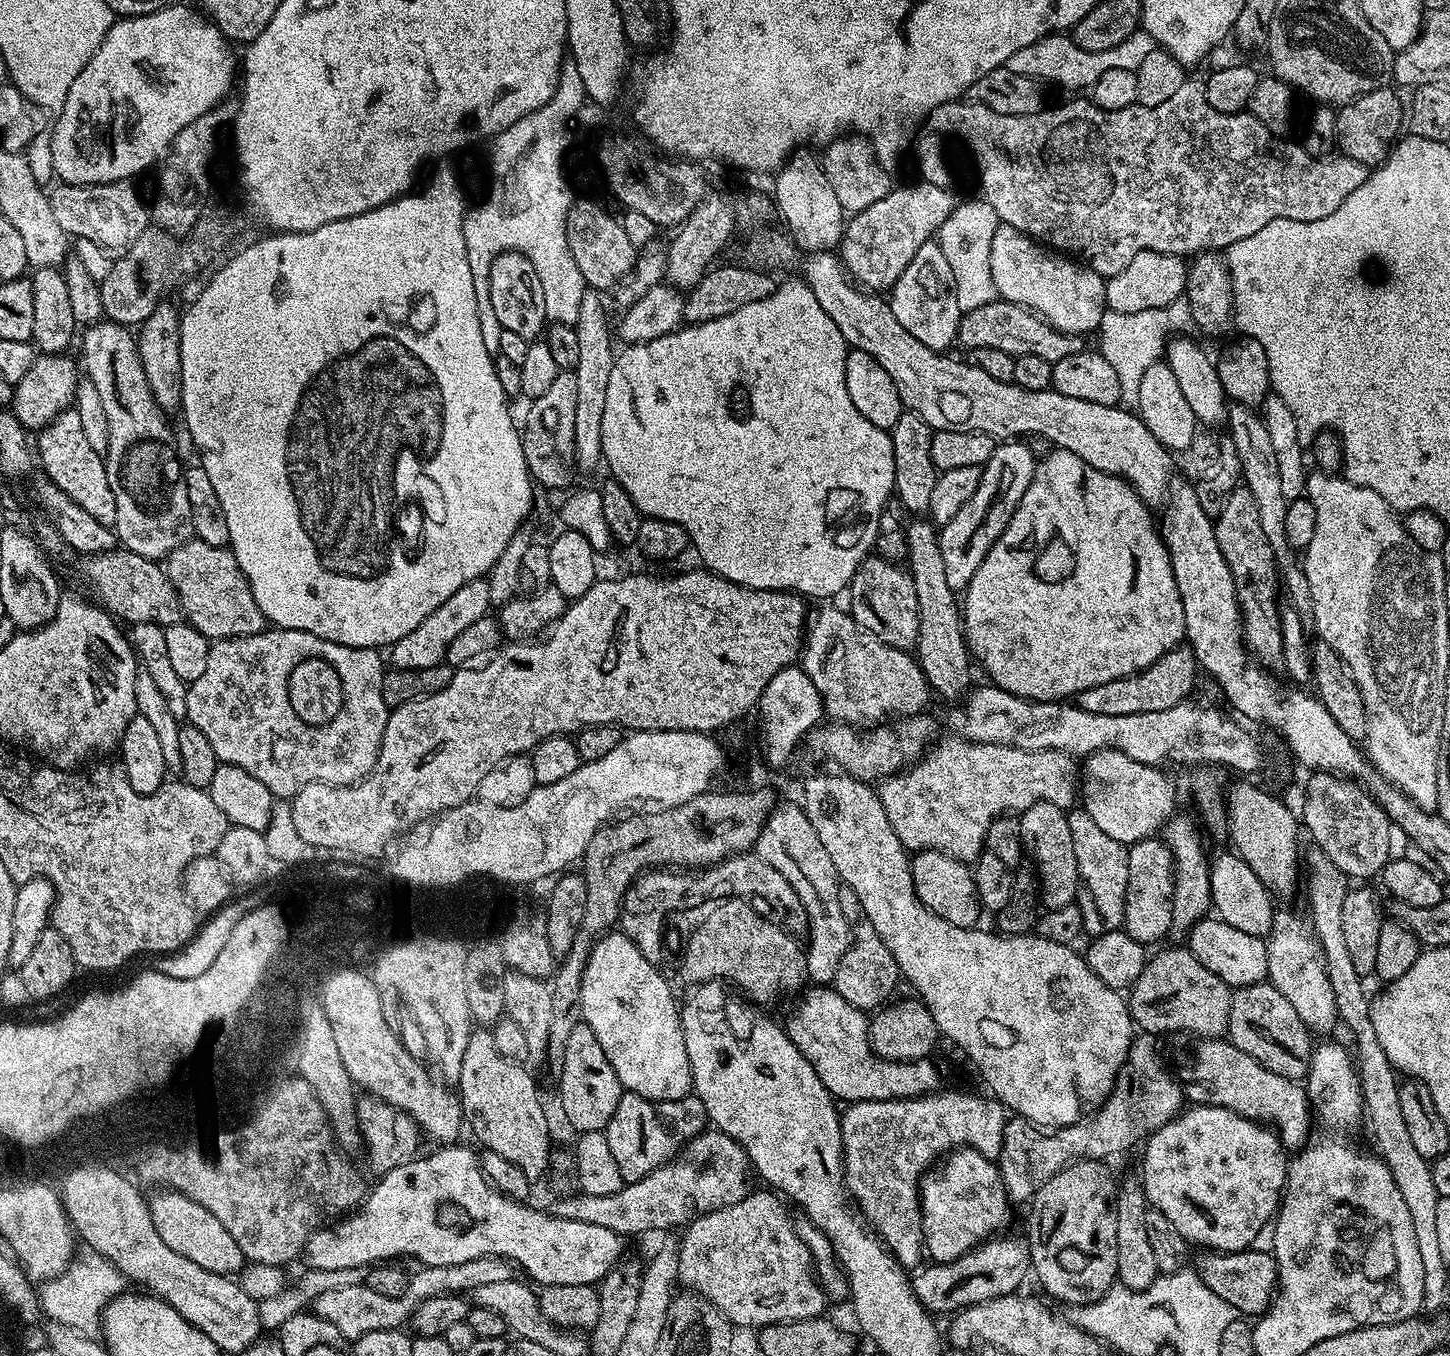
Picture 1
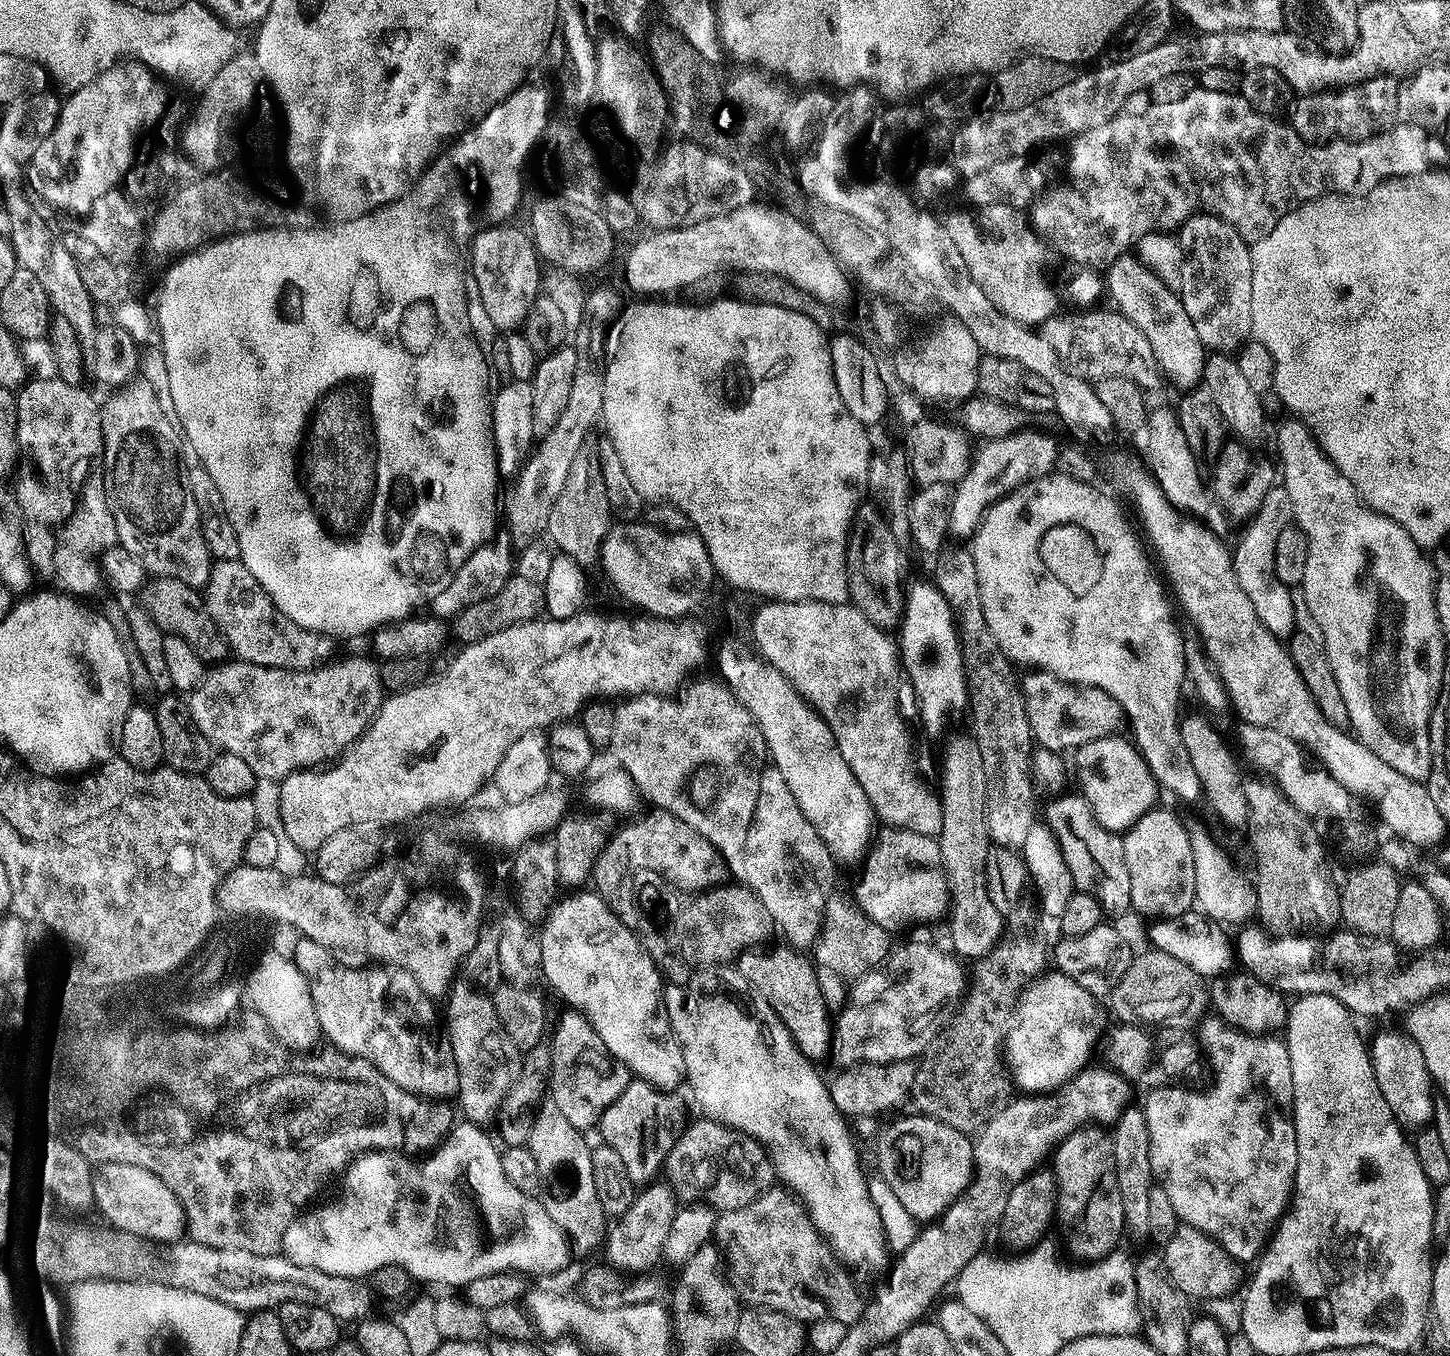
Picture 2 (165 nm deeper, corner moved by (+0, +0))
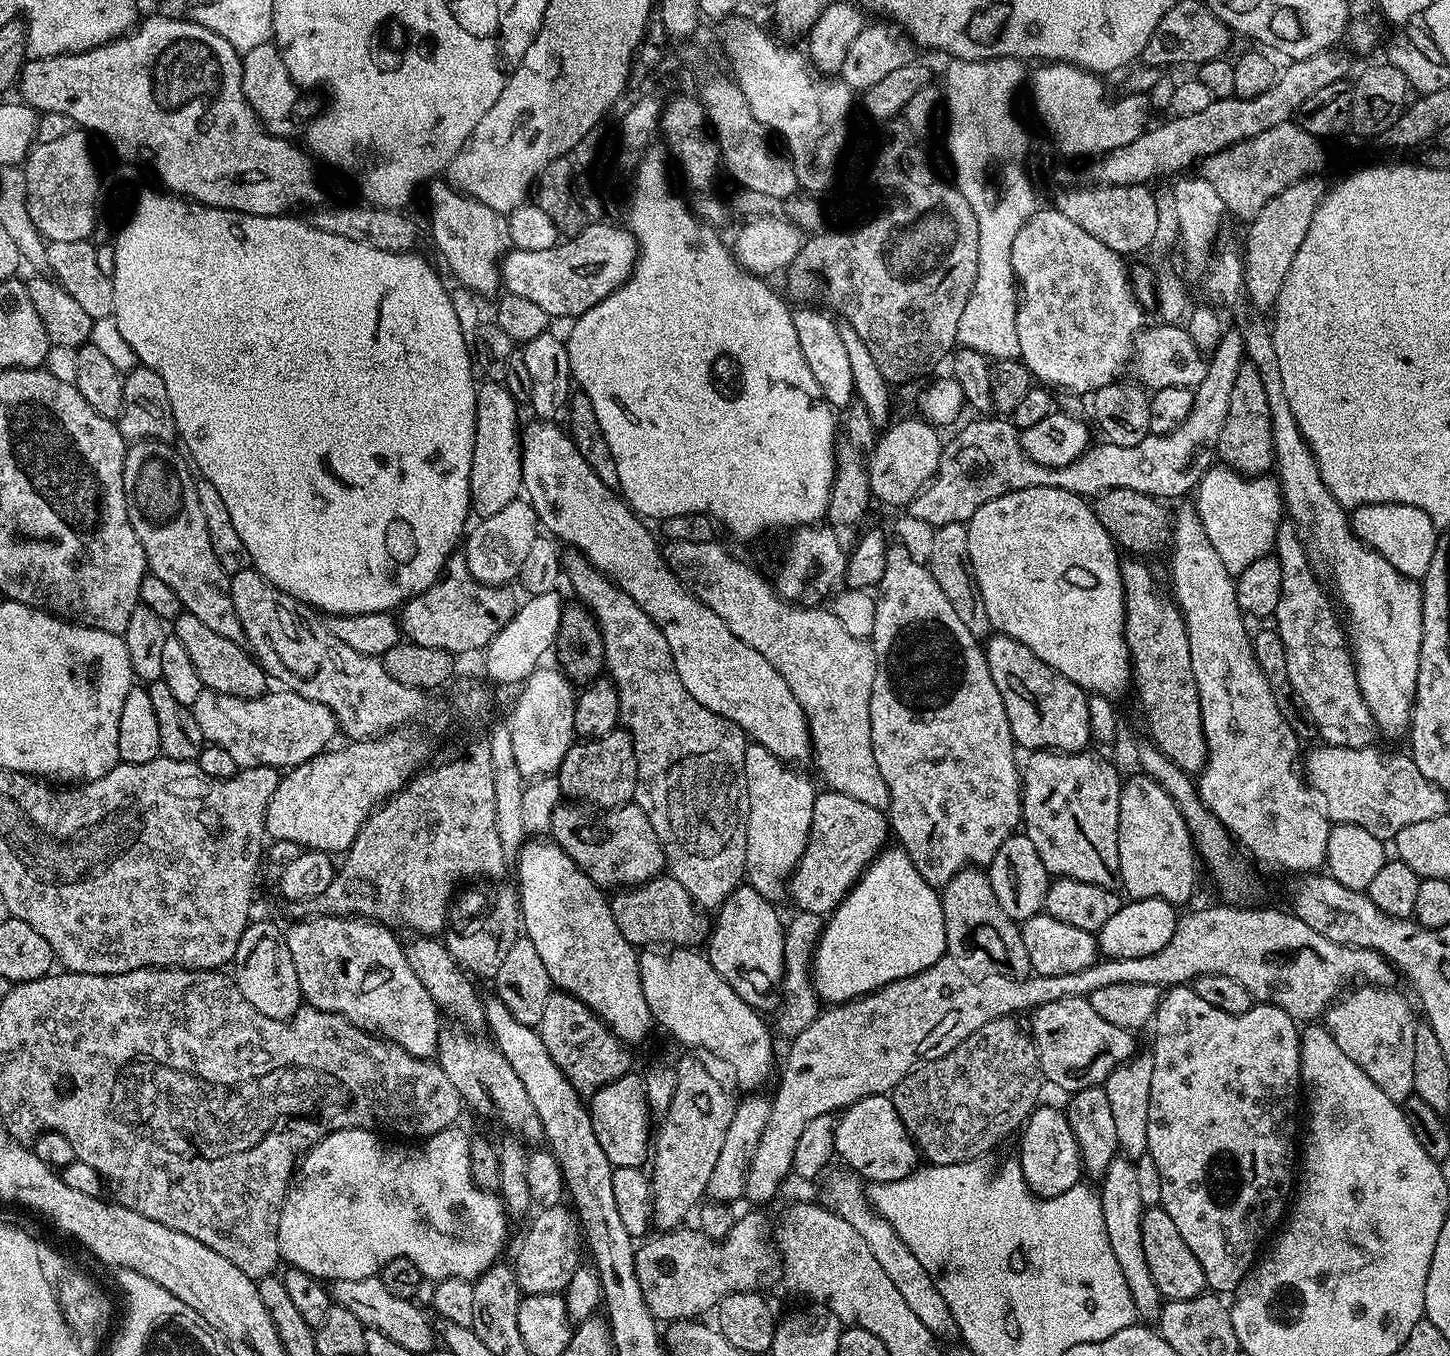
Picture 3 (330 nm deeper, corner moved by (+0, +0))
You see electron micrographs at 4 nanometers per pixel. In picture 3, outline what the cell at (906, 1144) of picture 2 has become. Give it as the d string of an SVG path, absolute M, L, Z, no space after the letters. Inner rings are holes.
M888 1094L864 1096L839 1113L835 1121L834 1152L853 1168L851 1171L857 1177L865 1176L865 1181L874 1184L901 1180L915 1172L918 1167L916 1142L900 1121L898 1110Z

